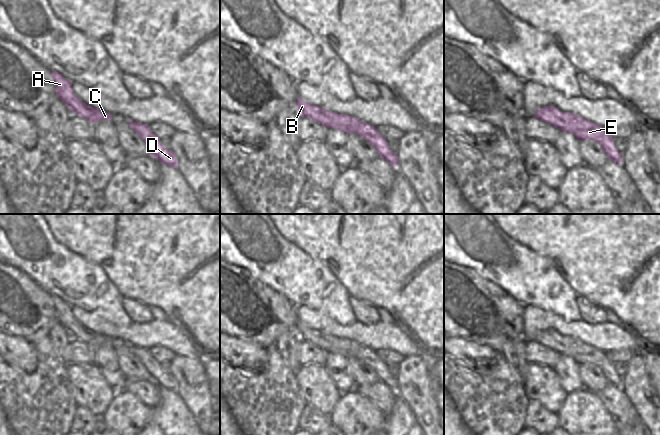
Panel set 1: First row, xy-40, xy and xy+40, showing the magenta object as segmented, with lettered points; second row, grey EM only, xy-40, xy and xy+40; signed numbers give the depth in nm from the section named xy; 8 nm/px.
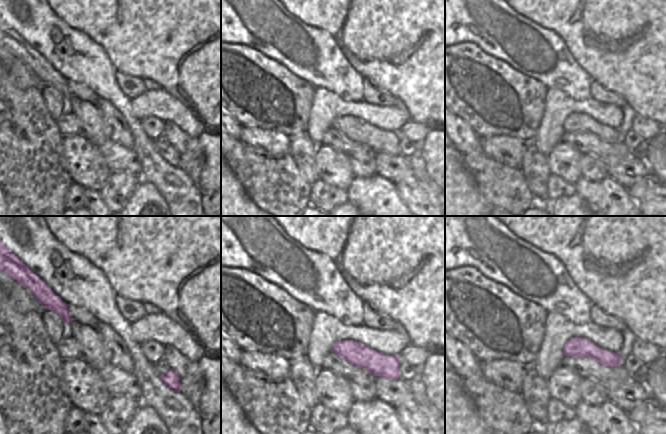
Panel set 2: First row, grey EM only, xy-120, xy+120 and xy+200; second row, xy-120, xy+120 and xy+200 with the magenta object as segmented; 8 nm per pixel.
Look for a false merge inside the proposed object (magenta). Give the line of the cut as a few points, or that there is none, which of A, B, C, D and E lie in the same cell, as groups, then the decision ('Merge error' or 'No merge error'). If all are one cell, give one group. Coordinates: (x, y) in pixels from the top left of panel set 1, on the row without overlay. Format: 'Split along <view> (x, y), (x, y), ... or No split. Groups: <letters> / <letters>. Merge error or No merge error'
No split. Groups: A B C D E. No merge error

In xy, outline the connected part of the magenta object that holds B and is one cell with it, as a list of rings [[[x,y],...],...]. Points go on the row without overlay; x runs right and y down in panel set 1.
[[[300,321],[296,325],[296,333],[300,337],[300,340],[311,342],[327,352],[335,352],[345,358],[353,357],[361,360],[378,375],[380,382],[383,382],[395,392],[398,391],[398,378],[388,371],[386,362],[383,362],[374,350],[353,340],[337,338],[319,330],[309,328]]]

